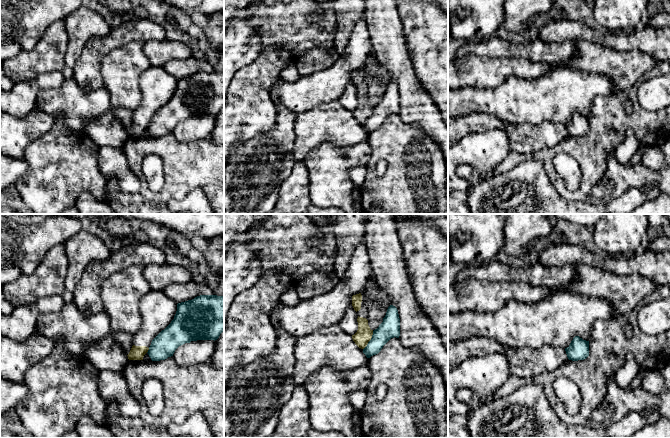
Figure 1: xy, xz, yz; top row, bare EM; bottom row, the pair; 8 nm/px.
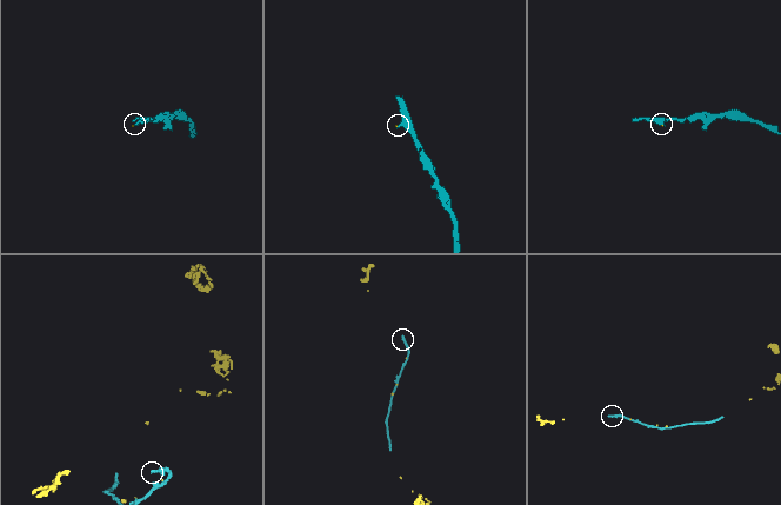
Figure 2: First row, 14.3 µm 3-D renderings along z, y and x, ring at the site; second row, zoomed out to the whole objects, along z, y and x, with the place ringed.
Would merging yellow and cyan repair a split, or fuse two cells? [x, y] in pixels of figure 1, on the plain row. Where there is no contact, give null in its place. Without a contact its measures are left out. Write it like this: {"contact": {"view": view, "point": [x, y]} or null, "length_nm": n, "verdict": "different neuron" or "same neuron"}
{"contact": {"view": "xz", "point": [370, 115]}, "length_nm": 170, "verdict": "different neuron"}

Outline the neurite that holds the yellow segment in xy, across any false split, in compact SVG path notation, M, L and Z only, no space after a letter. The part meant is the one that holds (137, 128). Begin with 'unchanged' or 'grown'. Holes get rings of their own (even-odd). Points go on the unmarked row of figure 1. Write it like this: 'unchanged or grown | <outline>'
grown | M151 67L139 79L141 101L133 114L129 136L143 136L152 116L174 95L177 80L163 67Z

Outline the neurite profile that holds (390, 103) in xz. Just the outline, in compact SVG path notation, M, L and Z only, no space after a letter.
M390 81L383 94L383 98L373 107L372 114L363 125L363 129L367 134L370 134L371 132L378 130L391 114L399 114L399 112L400 94L398 86L395 82Z

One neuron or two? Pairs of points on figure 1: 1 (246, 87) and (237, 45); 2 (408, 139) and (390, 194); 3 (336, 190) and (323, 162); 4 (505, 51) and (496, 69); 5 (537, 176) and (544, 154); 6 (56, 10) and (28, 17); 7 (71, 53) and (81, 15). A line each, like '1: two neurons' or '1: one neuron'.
1: two neurons
2: one neuron
3: one neuron
4: two neurons
5: two neurons
6: one neuron
7: one neuron

